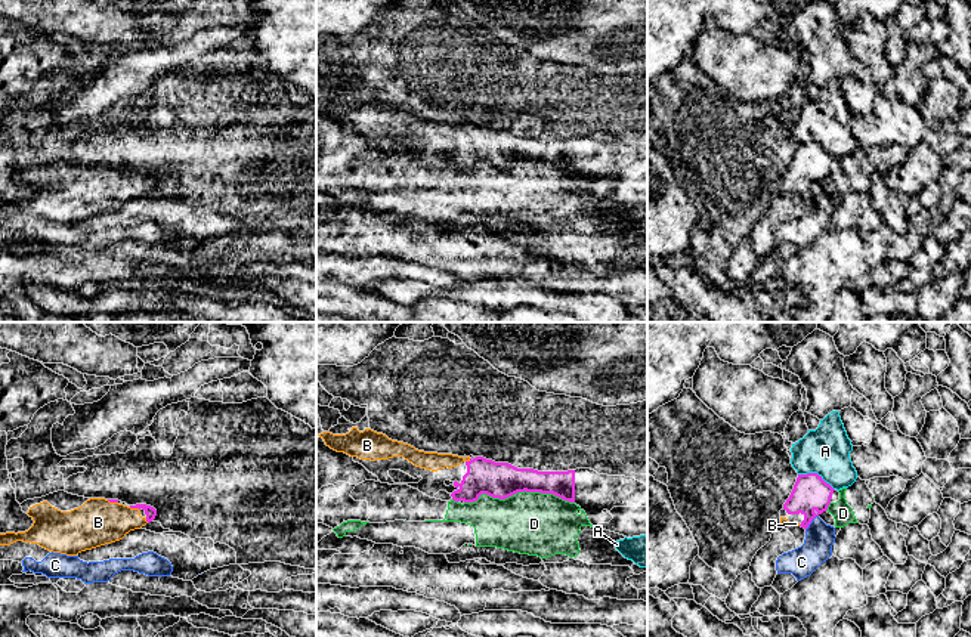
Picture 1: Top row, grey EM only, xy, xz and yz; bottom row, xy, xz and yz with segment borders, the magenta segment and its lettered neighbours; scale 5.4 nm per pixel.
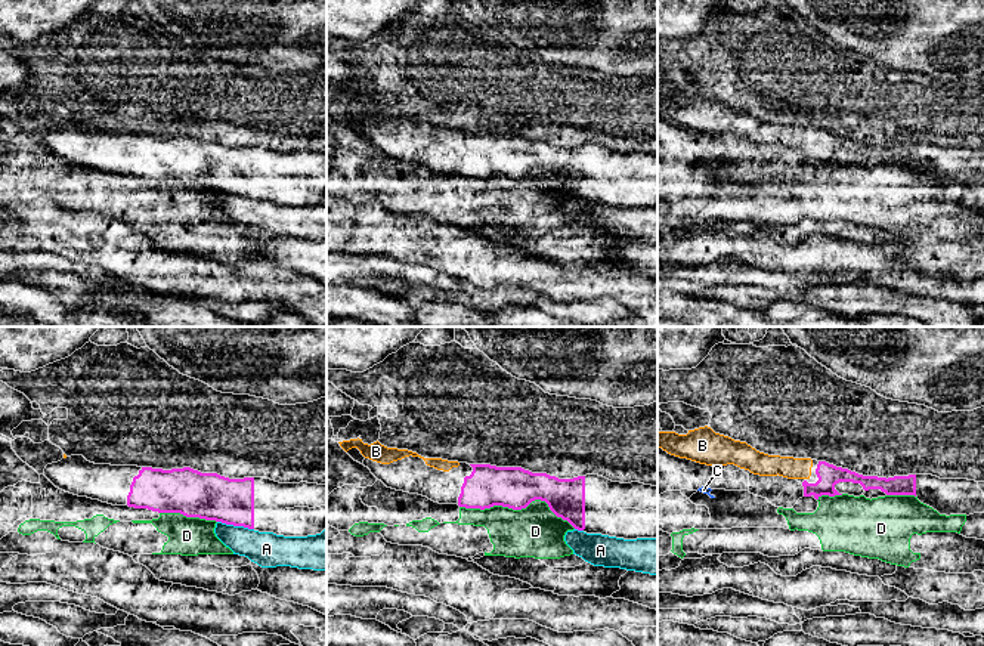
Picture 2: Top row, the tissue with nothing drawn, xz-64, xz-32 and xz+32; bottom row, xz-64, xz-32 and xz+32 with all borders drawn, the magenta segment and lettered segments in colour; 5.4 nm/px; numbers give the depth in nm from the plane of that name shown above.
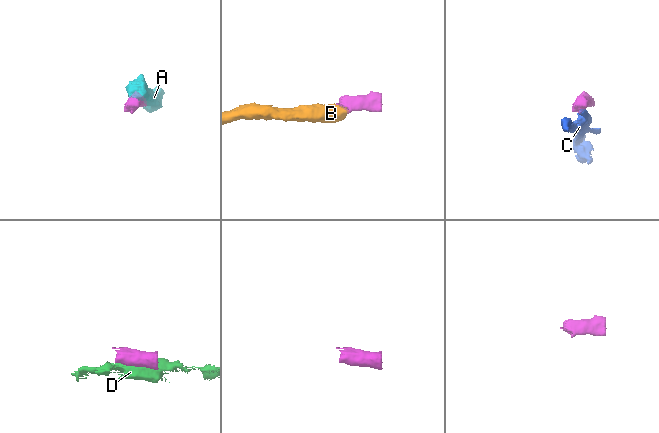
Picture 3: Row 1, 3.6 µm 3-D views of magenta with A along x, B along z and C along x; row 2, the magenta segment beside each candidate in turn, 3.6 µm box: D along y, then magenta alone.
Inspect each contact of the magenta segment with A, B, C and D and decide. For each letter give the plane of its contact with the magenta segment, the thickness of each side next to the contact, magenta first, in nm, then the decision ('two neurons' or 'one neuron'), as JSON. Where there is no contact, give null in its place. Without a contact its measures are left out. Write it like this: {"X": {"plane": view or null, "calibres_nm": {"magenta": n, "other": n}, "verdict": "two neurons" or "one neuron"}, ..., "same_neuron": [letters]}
{"A": {"plane": "yz", "calibres_nm": {"magenta": 200, "other": 260}, "verdict": "two neurons"}, "B": {"plane": "xy", "calibres_nm": {"magenta": 60, "other": 260}, "verdict": "one neuron"}, "C": {"plane": "yz", "calibres_nm": {"magenta": 200, "other": 160}, "verdict": "two neurons"}, "D": {"plane": "xz", "calibres_nm": {"magenta": 190, "other": 340}, "verdict": "two neurons"}, "same_neuron": ["B"]}

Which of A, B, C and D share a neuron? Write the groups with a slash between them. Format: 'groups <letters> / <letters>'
groups A / B / C / D

